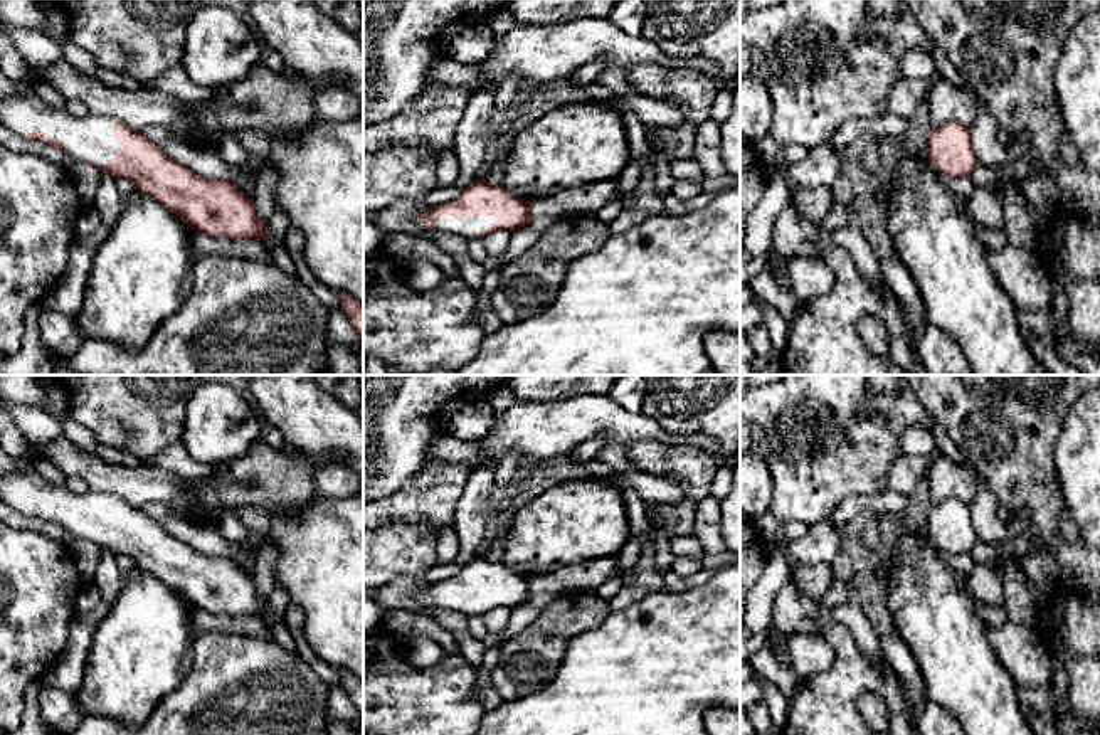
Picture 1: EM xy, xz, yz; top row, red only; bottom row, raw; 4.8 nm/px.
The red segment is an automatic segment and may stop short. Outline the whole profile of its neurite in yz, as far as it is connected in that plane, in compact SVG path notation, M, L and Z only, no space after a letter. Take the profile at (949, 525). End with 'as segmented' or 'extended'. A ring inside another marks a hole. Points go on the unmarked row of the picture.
M950 498L927 513L927 535L935 548L950 555L970 553L976 543L976 530L970 506Z; as segmented

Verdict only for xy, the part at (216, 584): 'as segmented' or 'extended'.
extended

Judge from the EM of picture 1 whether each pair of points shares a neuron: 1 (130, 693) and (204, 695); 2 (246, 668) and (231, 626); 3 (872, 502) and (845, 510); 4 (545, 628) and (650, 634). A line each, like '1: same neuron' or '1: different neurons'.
1: different neurons
2: different neurons
3: same neuron
4: different neurons

